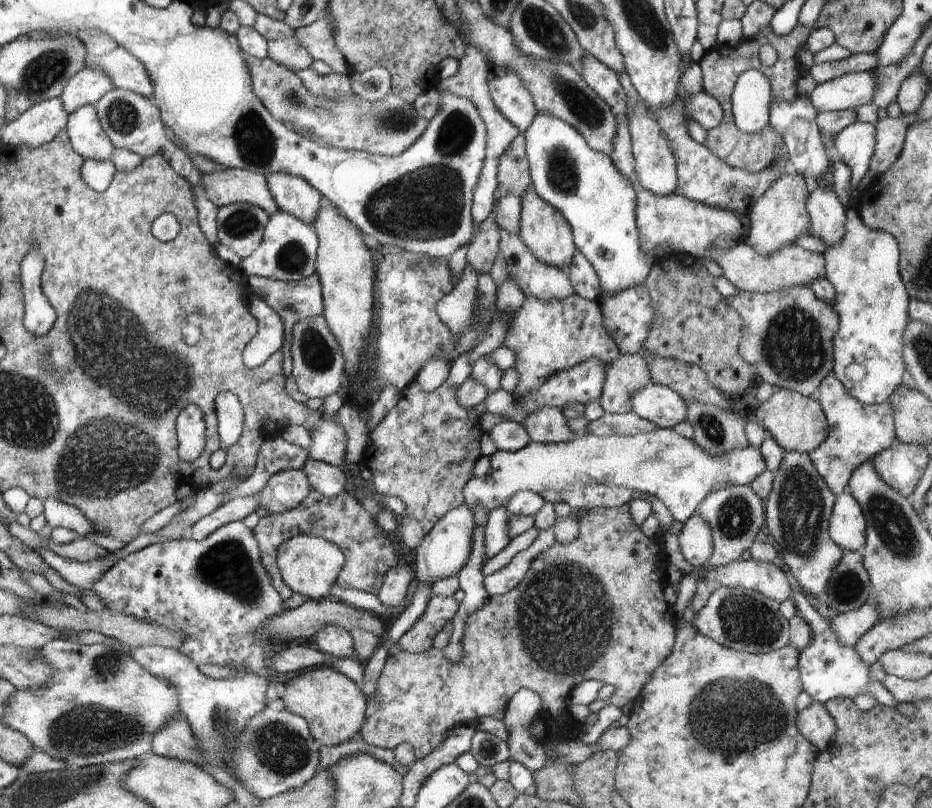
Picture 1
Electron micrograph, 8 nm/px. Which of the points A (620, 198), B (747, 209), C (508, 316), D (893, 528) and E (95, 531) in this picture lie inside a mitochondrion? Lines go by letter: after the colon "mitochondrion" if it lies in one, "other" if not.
A: other
B: other
C: other
D: mitochondrion
E: other

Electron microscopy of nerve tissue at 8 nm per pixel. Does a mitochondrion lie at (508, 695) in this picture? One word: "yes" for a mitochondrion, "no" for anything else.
no

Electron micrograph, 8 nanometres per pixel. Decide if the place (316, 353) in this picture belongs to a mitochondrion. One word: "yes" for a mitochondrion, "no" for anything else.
yes

